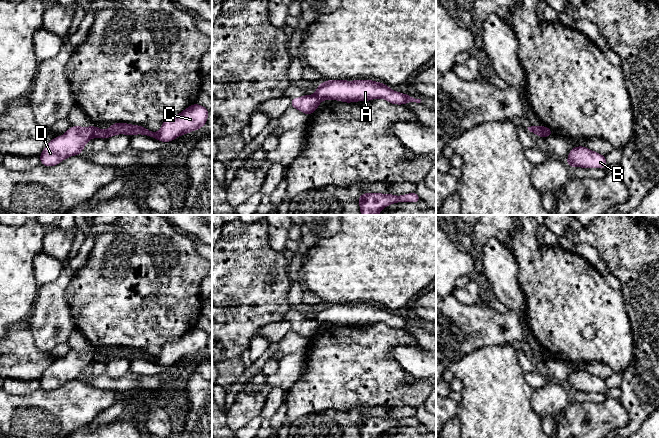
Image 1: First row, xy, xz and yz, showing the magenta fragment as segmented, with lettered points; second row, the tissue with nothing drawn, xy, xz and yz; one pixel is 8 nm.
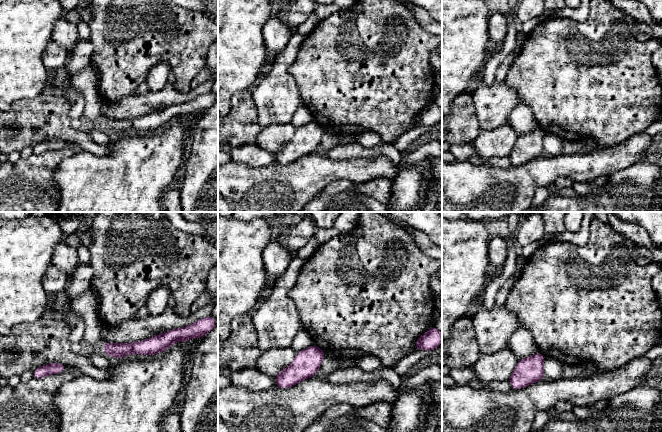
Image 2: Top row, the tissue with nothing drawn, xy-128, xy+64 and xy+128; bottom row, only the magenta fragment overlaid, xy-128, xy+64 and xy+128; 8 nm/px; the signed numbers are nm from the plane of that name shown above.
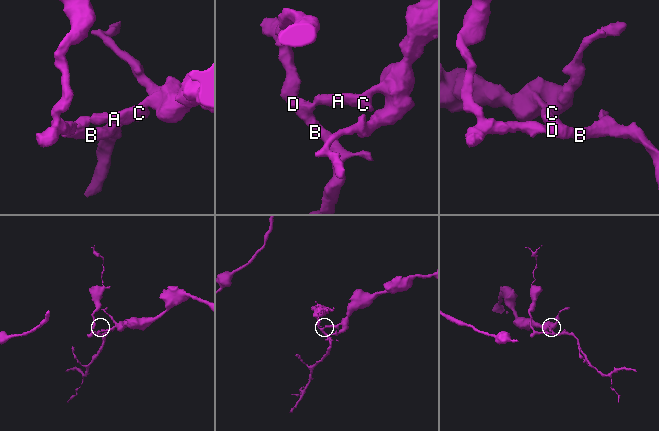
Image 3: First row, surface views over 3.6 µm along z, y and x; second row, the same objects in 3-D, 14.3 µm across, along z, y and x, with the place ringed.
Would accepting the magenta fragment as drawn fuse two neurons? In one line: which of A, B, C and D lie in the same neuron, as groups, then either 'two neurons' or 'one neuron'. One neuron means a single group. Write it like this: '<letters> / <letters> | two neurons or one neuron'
A C / B D | two neurons

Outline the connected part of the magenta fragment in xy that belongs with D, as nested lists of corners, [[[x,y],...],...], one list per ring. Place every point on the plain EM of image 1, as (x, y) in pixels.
[[[71,350],[67,356],[54,361],[39,379],[40,388],[48,391],[56,390],[66,382],[81,379],[86,367],[94,361],[95,350]]]

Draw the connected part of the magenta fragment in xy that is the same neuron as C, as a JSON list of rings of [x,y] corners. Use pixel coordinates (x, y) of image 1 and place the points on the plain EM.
[[[194,327],[180,338],[165,343],[158,357],[152,356],[144,350],[113,347],[110,348],[110,352],[106,355],[95,350],[94,362],[107,364],[117,358],[126,358],[128,360],[142,358],[168,367],[182,358],[187,359],[191,355],[198,355],[201,351],[206,349],[208,339],[209,335],[206,331]]]

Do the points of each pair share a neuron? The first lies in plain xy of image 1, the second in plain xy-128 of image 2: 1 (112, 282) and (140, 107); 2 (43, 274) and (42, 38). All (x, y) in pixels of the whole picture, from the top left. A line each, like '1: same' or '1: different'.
1: different
2: different

